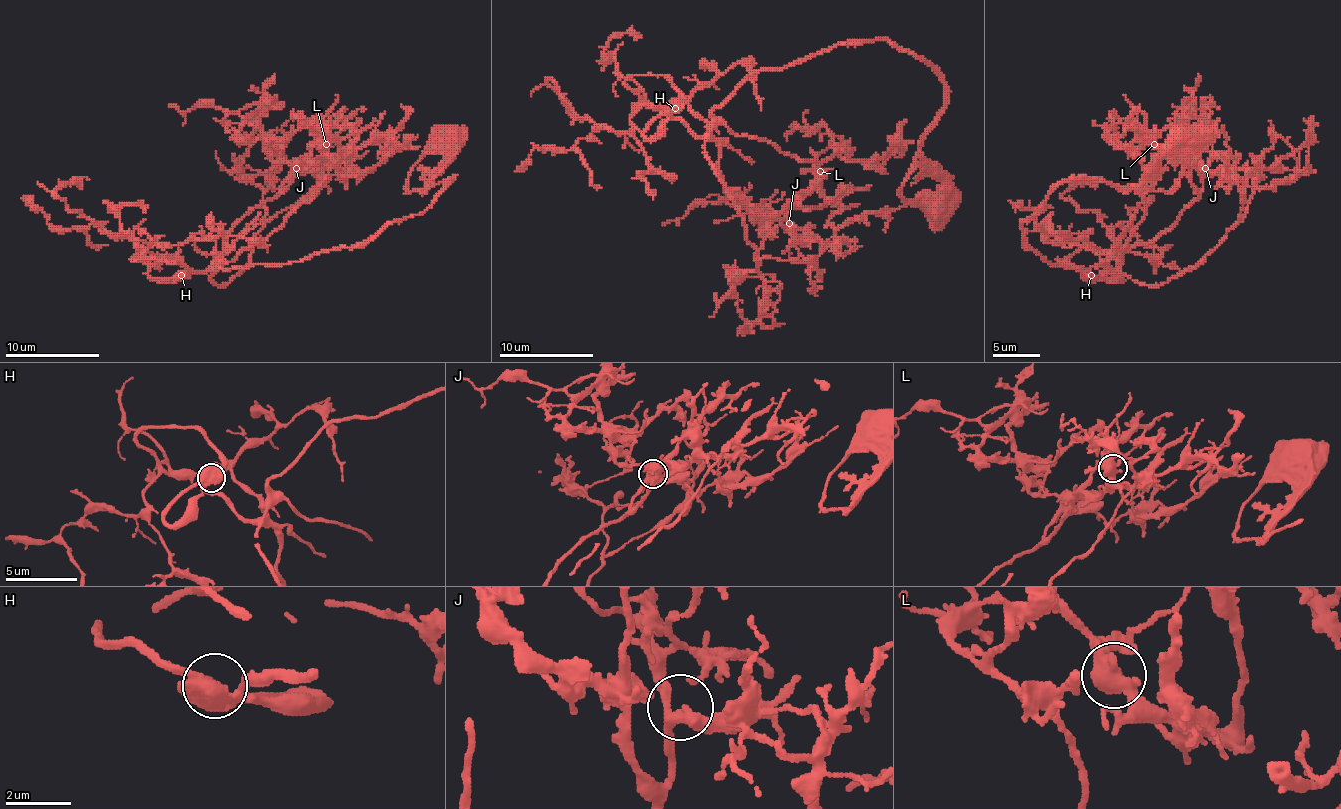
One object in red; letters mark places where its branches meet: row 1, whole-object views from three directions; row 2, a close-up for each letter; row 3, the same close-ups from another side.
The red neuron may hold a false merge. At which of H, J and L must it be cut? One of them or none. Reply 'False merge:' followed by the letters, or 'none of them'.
False merge: none of them

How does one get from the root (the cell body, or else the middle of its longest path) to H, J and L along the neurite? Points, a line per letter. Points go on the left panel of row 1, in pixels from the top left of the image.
H: (253, 264), (244, 268), (218, 266), (209, 271), (192, 271), (181, 276)
J: (253, 264), (223, 268), (218, 259), (225, 252), (225, 238), (246, 215), (279, 191), (281, 182), (296, 168)
L: (253, 264), (223, 268), (225, 238), (307, 161), (317, 161), (326, 144)

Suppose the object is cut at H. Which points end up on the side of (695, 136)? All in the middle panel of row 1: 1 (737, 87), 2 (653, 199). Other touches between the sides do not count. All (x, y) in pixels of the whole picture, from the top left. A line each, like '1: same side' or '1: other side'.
1: same side
2: other side

